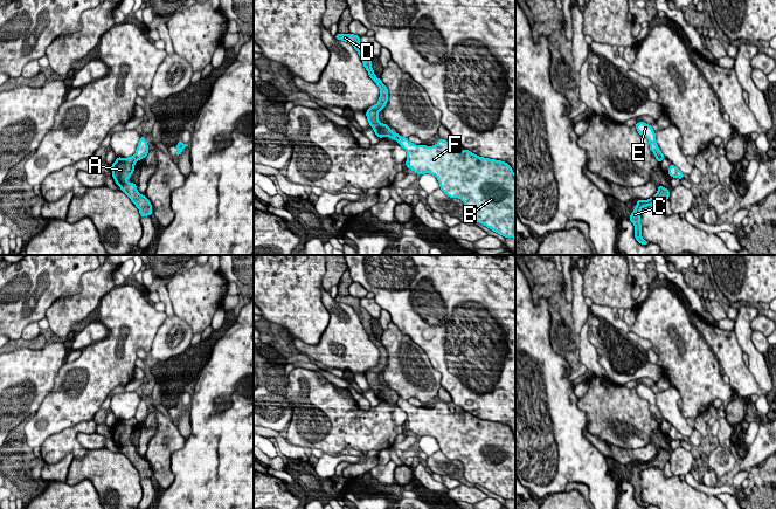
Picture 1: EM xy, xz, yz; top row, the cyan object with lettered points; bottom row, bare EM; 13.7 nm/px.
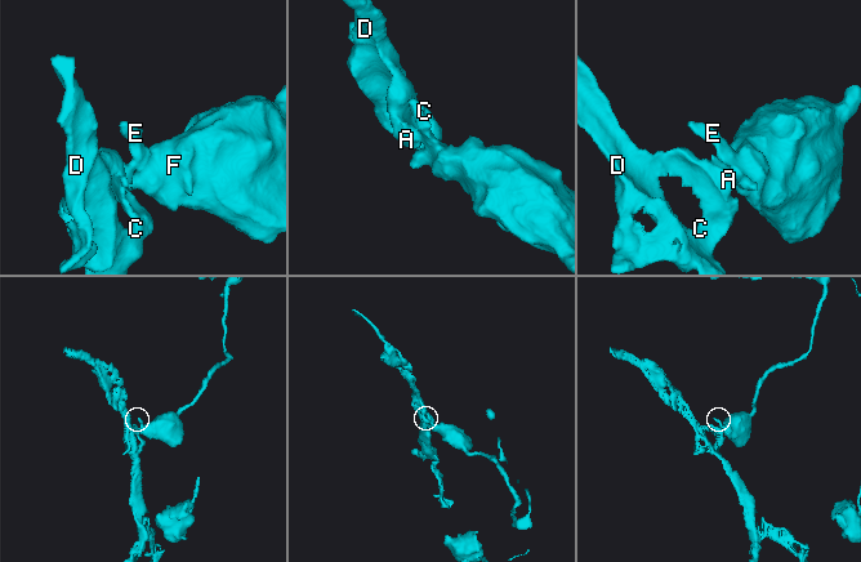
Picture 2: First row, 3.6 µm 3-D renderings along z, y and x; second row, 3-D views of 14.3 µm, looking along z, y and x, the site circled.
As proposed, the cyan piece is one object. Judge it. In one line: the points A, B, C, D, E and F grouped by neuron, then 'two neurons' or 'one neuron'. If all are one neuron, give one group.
A C D / B E F; two neurons

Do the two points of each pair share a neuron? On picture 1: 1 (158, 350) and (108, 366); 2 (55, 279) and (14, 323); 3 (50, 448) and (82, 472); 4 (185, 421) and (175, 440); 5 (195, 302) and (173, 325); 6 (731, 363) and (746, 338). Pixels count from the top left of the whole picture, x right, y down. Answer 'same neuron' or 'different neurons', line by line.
1: different neurons
2: same neuron
3: different neurons
4: different neurons
5: different neurons
6: different neurons

